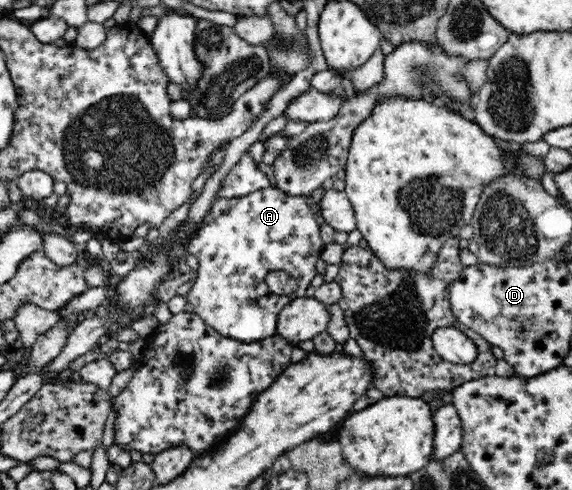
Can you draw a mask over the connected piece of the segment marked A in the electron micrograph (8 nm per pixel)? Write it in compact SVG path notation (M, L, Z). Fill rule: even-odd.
M272 187L254 191L240 198L218 198L212 202L208 214L199 224L196 237L183 251L189 258L196 258L198 268L186 303L191 303L193 311L222 336L237 338L242 342L258 342L277 334L278 317L281 310L297 297L305 297L305 290L315 277L315 263L321 258L324 242L321 238L319 224L307 206L306 196L287 195ZM269 271L285 271L297 280L294 295L278 296L265 283Z

